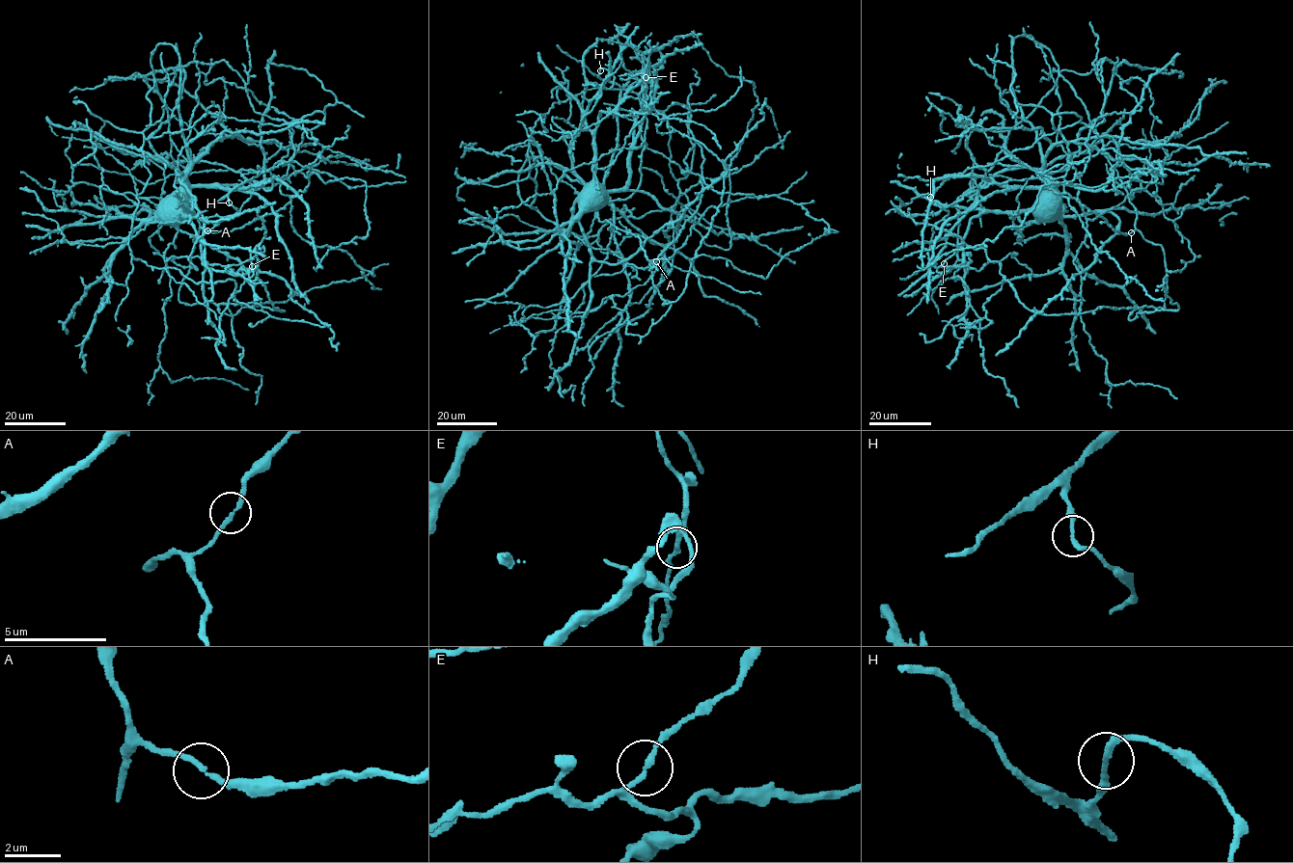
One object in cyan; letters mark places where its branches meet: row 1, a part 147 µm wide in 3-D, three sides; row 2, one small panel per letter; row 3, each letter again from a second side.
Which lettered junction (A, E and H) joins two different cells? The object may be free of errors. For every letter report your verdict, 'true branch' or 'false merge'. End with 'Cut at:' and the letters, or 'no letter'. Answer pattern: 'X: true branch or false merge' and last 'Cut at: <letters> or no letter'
A: true branch
E: true branch
H: true branch
Cut at: no letter

